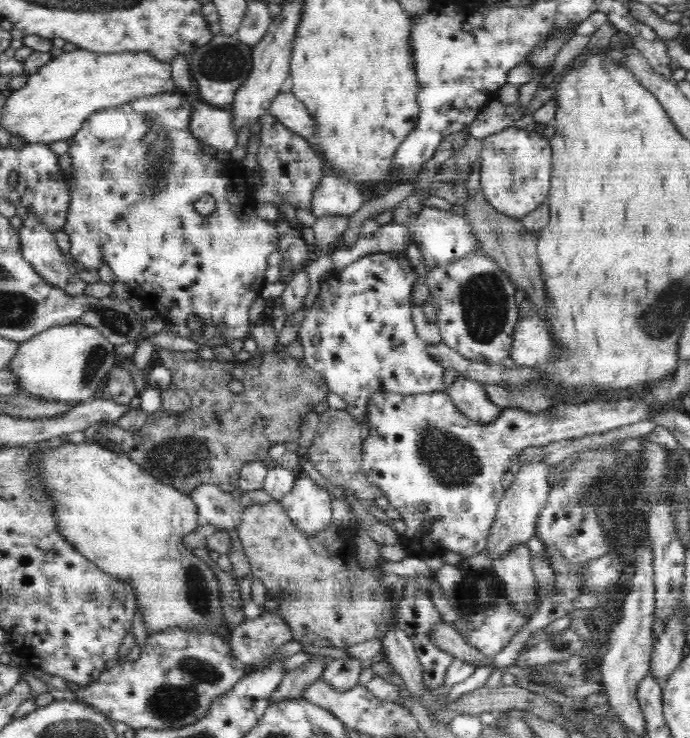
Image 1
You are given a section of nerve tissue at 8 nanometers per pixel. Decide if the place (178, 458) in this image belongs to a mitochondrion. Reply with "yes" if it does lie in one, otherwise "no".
yes

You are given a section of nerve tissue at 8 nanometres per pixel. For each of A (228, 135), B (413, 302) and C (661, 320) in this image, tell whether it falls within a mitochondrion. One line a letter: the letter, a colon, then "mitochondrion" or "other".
A: other
B: other
C: mitochondrion

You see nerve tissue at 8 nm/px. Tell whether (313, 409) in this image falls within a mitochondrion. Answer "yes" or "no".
no

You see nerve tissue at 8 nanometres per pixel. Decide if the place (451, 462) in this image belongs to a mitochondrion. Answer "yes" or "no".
yes

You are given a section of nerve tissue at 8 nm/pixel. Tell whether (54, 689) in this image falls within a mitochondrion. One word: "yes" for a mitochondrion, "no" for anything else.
no

